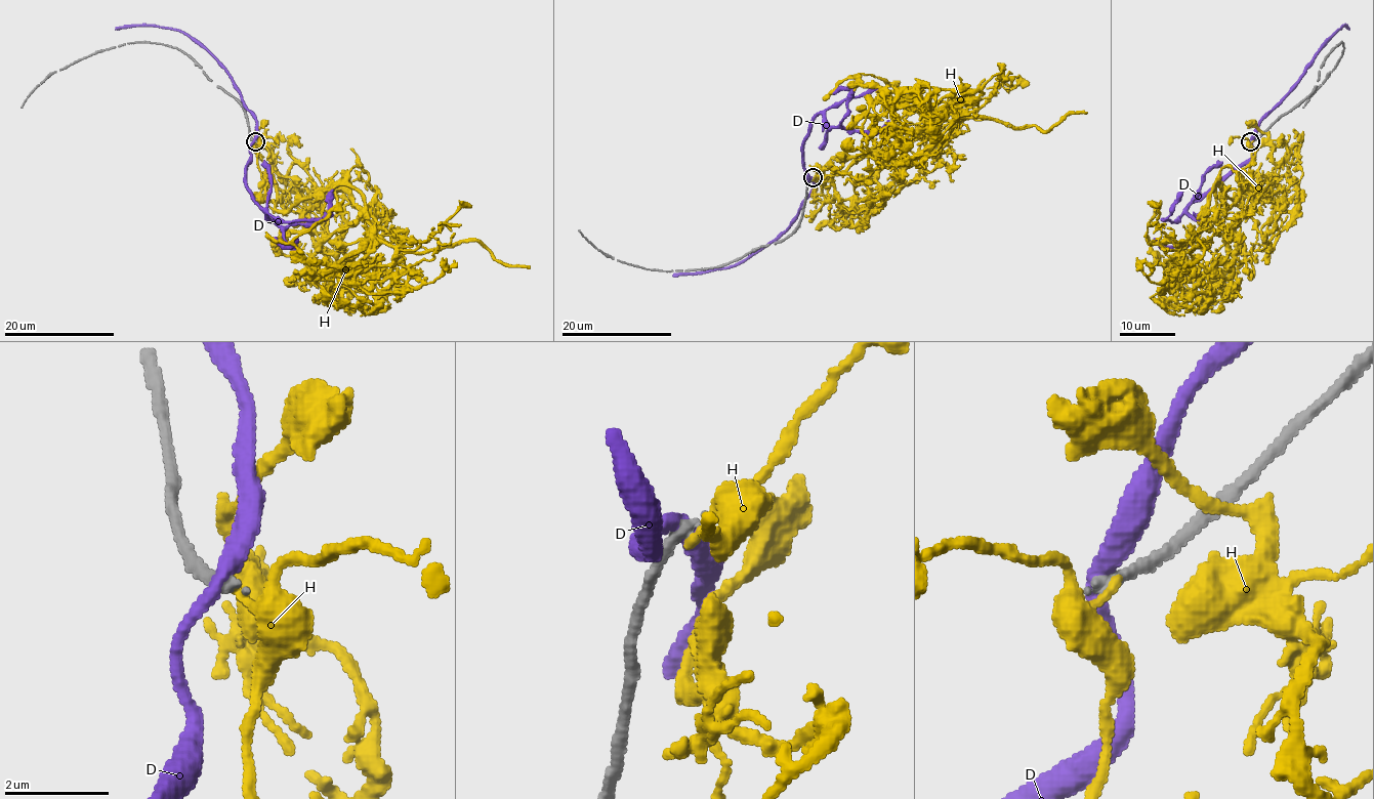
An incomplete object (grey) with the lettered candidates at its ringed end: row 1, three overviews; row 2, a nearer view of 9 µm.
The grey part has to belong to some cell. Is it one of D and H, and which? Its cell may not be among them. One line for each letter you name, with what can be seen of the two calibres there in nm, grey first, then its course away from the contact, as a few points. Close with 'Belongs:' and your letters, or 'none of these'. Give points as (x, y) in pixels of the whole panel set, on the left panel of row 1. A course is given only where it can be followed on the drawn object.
Belongs: none of these

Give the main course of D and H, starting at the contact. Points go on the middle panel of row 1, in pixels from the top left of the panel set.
D: (810, 178), (814, 190), (790, 225), (762, 248), (742, 261), (722, 268), (673, 276)
H: (813, 178), (829, 181), (918, 137), (929, 113), (912, 94), (920, 90), (976, 90), (996, 75), (1011, 85)

